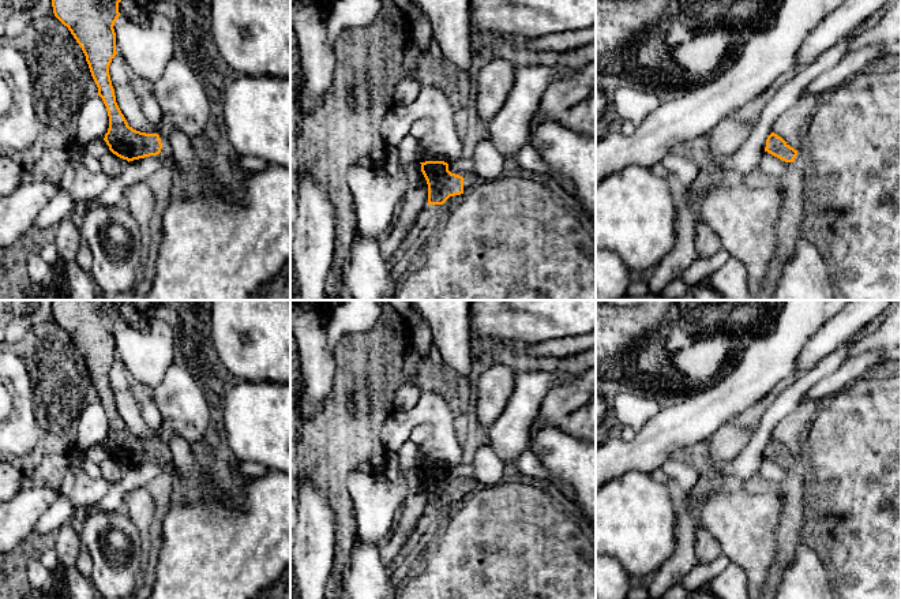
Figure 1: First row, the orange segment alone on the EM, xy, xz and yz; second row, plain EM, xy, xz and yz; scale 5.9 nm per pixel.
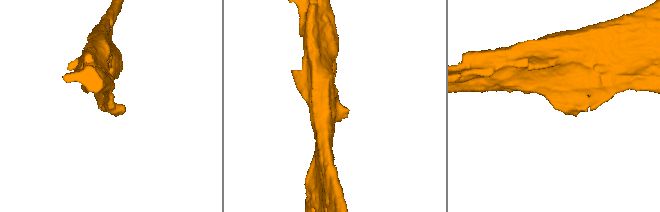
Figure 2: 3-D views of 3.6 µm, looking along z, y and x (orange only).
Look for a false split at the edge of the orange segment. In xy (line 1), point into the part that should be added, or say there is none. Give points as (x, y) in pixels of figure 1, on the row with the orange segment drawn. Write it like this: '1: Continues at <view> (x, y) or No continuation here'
1: No continuation here

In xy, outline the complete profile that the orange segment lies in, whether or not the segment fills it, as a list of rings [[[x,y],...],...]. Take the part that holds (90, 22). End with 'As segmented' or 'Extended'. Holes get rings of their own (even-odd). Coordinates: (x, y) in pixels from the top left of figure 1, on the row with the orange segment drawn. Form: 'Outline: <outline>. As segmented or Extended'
Outline: [[[52,0],[55,16],[68,27],[89,64],[108,116],[104,141],[117,157],[129,161],[157,156],[162,143],[158,134],[146,134],[128,126],[112,86],[109,65],[116,52],[114,22],[121,0]]]. As segmented

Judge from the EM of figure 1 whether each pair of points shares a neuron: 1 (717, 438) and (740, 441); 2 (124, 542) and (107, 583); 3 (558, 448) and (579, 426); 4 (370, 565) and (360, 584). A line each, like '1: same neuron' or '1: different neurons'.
1: same neuron
2: same neuron
3: different neurons
4: same neuron

